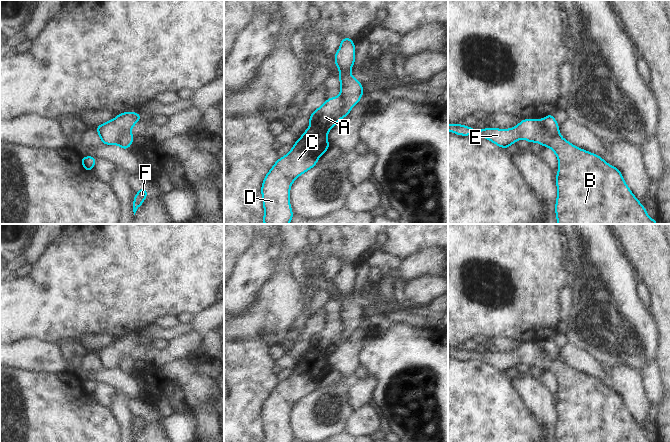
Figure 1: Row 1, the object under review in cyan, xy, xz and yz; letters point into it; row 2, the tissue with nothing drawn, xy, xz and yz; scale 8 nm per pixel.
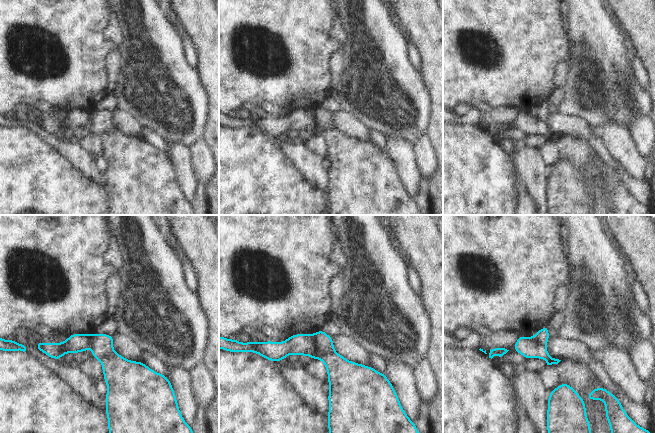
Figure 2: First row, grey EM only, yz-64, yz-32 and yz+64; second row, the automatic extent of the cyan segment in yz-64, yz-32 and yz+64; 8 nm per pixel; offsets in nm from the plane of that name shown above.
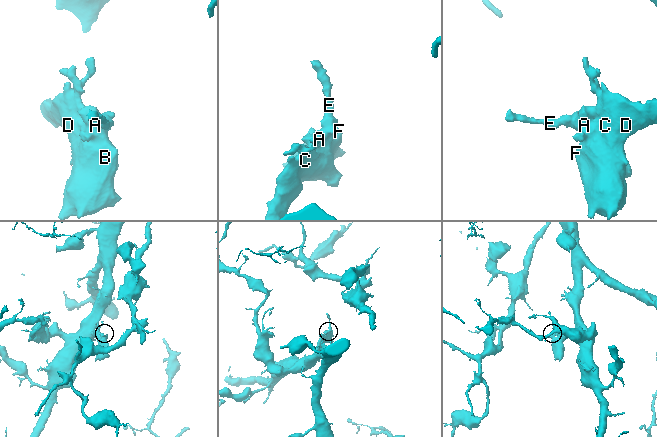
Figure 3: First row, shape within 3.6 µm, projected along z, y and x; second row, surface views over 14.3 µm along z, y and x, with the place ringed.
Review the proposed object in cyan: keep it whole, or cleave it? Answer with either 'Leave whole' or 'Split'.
Leave whole.

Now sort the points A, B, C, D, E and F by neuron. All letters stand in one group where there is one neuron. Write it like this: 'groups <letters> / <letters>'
groups A B C D E F

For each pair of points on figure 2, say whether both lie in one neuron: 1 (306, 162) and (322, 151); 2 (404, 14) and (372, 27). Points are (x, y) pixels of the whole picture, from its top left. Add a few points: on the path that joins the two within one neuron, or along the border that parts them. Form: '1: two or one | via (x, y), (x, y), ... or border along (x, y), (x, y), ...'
1: two | border along (305, 144), (323, 159)
2: two | border along (396, 22), (407, 38)

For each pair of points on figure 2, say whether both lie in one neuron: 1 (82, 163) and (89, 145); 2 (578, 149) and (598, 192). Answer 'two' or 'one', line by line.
1: two
2: one

